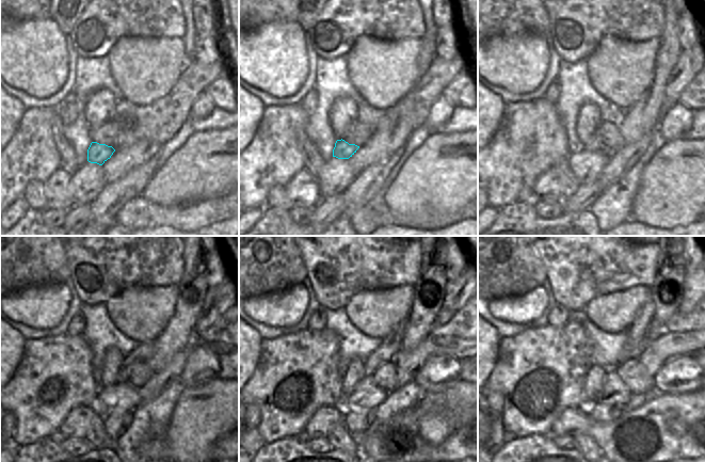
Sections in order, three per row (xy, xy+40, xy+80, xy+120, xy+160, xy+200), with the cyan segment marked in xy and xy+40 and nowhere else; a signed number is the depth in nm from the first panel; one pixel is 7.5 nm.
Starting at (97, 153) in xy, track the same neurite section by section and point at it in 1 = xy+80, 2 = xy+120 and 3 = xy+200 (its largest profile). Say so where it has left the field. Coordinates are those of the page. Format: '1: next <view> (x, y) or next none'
1: next xy+80 (595, 143)
2: next xy+120 (143, 351)
3: next xy+200 (636, 340)

